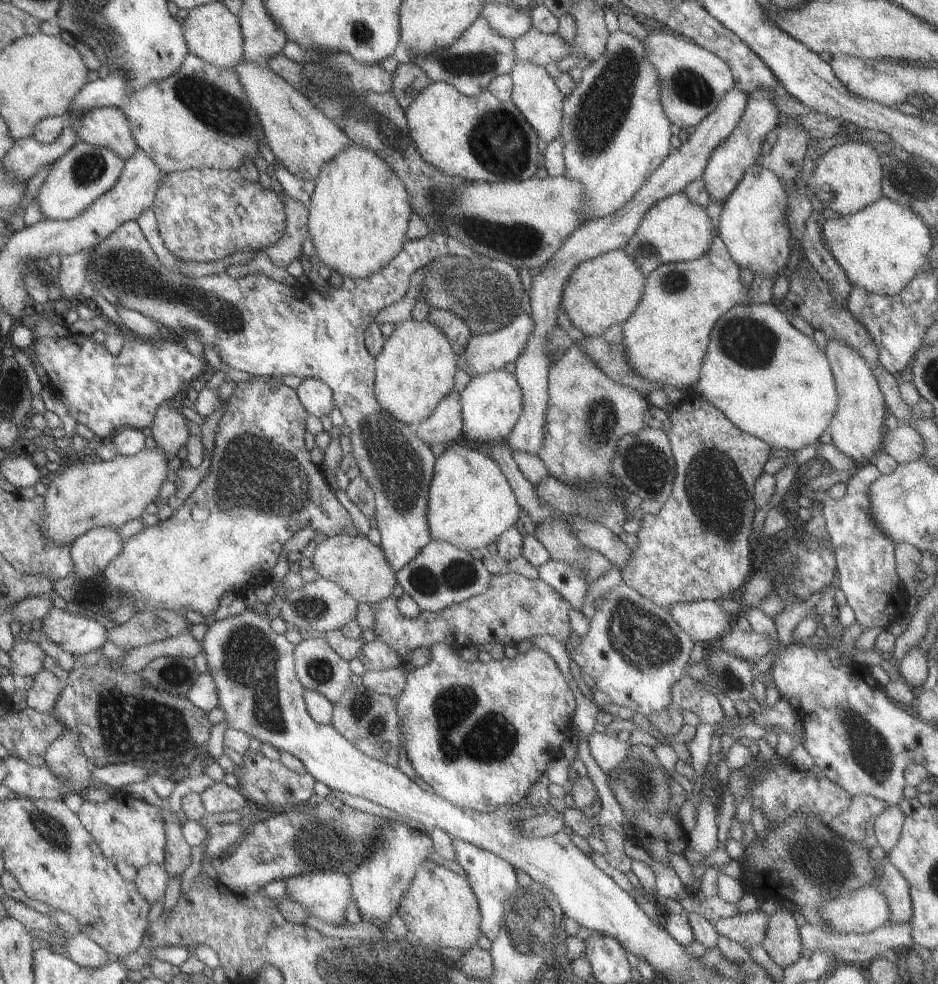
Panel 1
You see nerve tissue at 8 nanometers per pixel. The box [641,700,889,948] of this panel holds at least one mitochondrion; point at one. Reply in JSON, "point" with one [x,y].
{"point":[820,859]}

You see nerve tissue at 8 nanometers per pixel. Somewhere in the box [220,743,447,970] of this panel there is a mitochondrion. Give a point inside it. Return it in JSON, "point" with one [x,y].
{"point":[311,843]}

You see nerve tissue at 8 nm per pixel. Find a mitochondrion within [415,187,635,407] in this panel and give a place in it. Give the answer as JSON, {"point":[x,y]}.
{"point":[486,293]}

